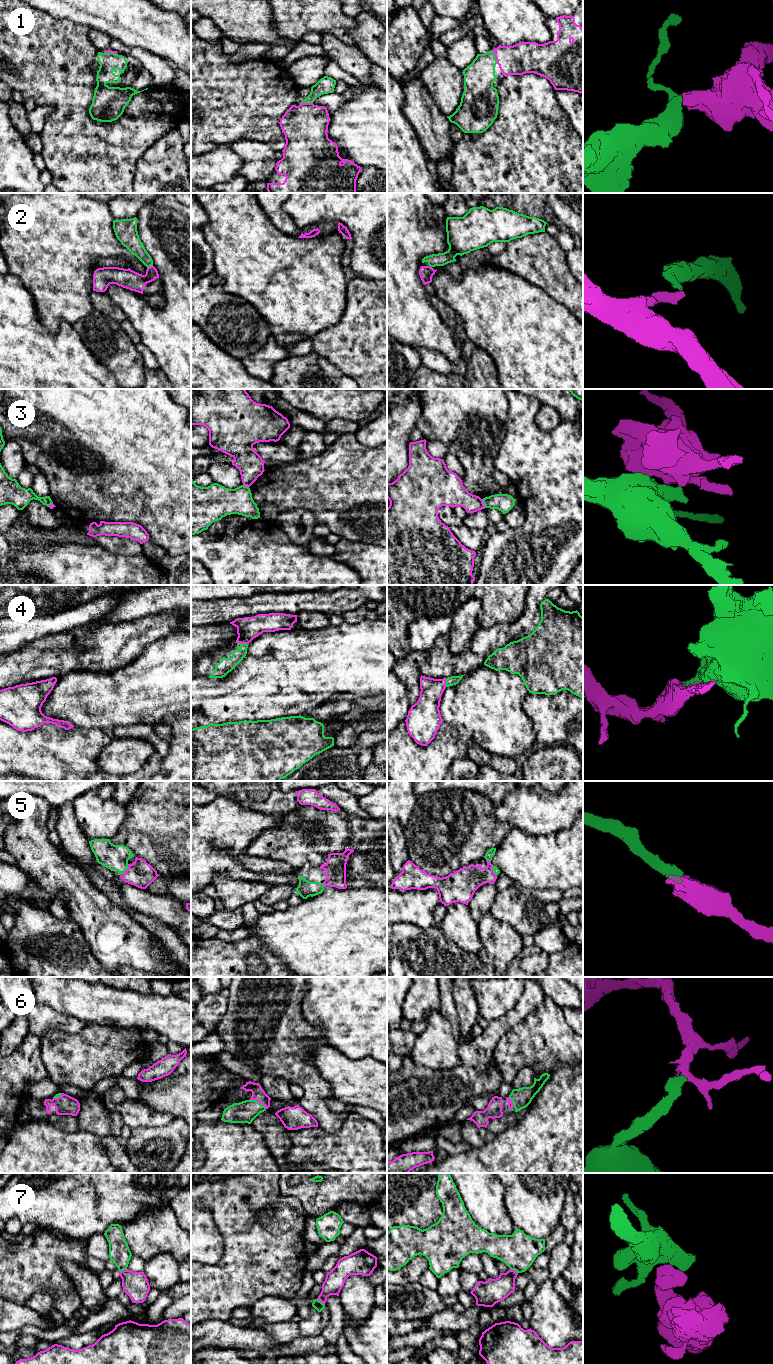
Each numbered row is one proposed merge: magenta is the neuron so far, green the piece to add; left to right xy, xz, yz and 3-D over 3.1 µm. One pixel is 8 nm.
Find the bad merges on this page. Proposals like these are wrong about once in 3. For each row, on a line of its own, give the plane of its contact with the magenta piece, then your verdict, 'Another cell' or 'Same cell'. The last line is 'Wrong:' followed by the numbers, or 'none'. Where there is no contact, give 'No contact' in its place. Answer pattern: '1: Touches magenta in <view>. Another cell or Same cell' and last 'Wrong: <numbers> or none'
1: Touches magenta in yz. Same cell
2: Touches magenta in xy. Another cell
3: Touches magenta in yz. Another cell
4: Touches magenta in xz. Same cell
5: Touches magenta in xy. Same cell
6: Touches magenta in xz. Same cell
7: Touches magenta in xz. Another cell
Wrong: 2, 3, 7

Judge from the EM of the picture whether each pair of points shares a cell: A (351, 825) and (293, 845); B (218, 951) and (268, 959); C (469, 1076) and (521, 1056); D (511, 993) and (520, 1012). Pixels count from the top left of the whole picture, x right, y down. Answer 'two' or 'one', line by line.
A: one
B: one
C: two
D: two

